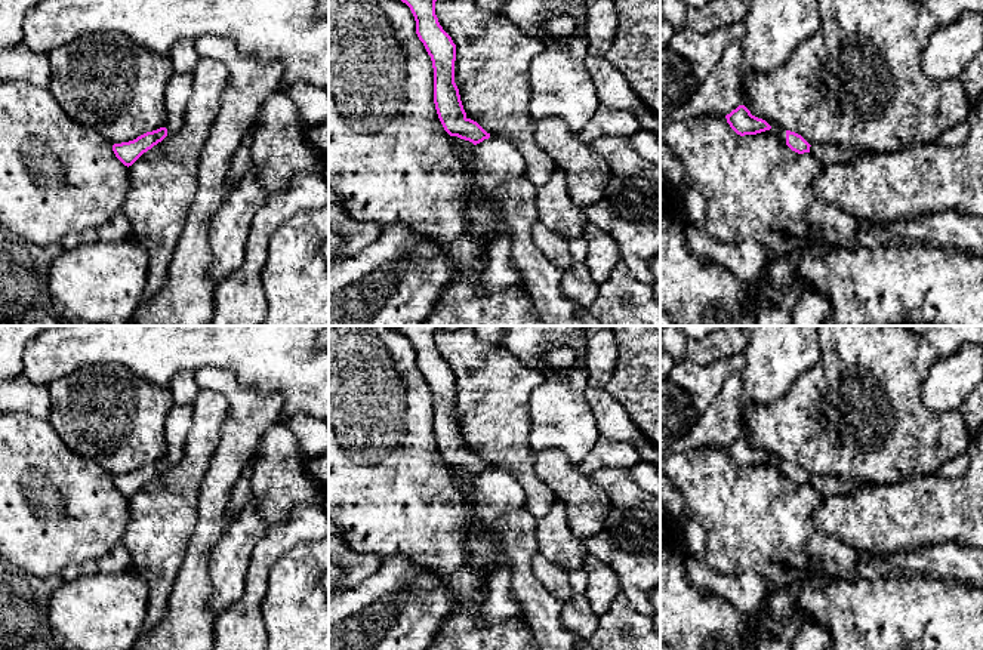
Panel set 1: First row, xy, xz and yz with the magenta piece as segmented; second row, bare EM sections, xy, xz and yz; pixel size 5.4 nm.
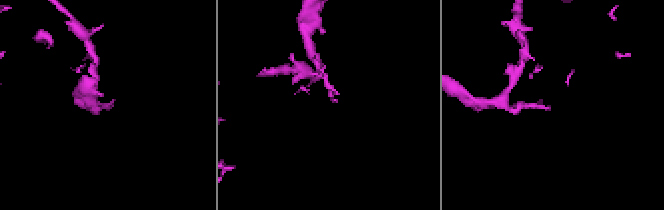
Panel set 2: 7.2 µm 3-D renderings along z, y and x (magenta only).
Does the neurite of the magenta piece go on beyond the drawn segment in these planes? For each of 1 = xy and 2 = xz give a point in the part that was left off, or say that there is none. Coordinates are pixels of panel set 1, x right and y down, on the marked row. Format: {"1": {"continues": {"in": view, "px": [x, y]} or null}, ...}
{"1": {"continues": {"in": "xy", "px": [178, 91]}}, "2": {"continues": null}}

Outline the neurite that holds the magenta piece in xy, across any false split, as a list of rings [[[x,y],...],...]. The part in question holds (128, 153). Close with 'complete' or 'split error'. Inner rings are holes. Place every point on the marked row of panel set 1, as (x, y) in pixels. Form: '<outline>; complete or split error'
[[[192,73],[173,74],[166,86],[166,123],[152,132],[147,132],[133,141],[114,144],[115,157],[132,166],[144,153],[161,142],[167,135],[178,132],[184,123],[184,111],[192,92]]]; split error

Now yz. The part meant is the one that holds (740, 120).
[[[739,105],[725,118],[730,127],[740,136],[756,135],[771,129],[765,120],[752,115],[745,105]]]; complete

